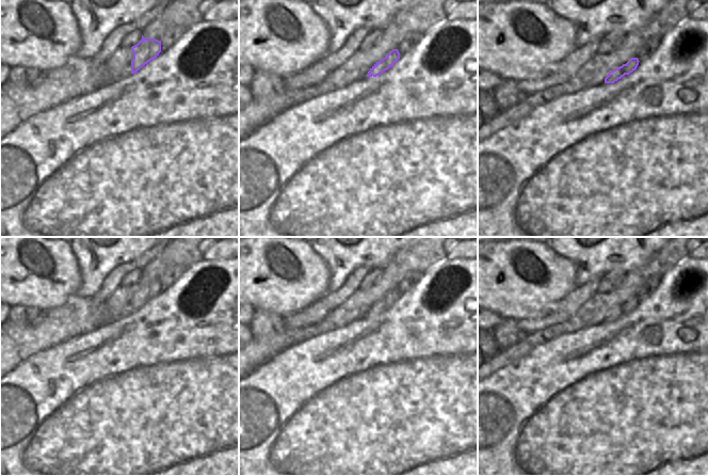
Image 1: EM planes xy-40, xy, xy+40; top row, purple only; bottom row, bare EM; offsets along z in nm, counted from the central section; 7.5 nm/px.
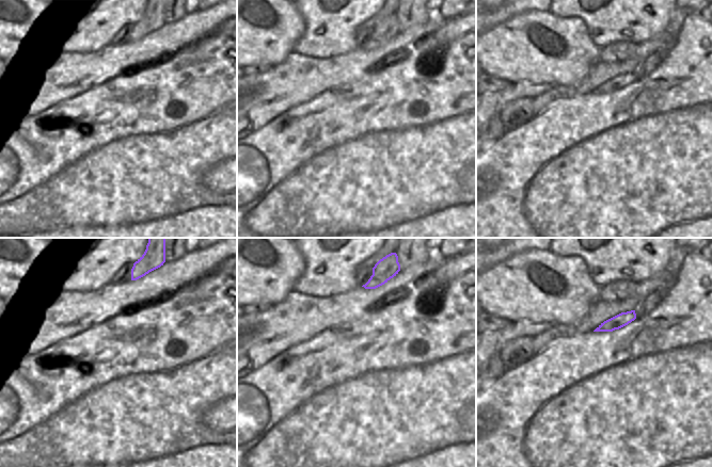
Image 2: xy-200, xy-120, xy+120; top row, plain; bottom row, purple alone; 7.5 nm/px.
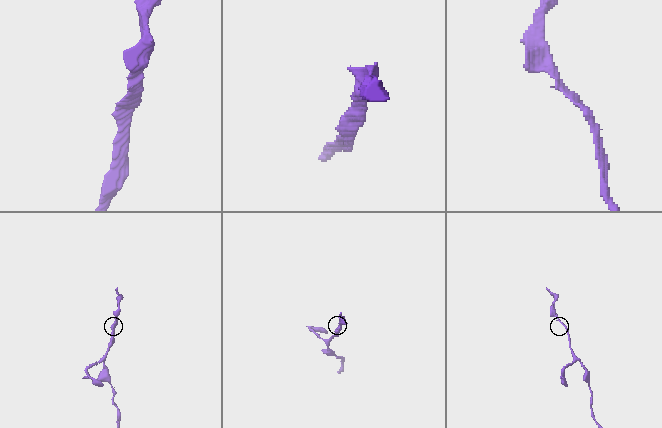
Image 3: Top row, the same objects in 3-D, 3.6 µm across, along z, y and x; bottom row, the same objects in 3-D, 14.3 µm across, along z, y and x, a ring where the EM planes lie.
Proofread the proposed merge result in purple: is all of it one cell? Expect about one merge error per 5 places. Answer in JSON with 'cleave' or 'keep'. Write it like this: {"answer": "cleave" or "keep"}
{"answer": "keep"}

